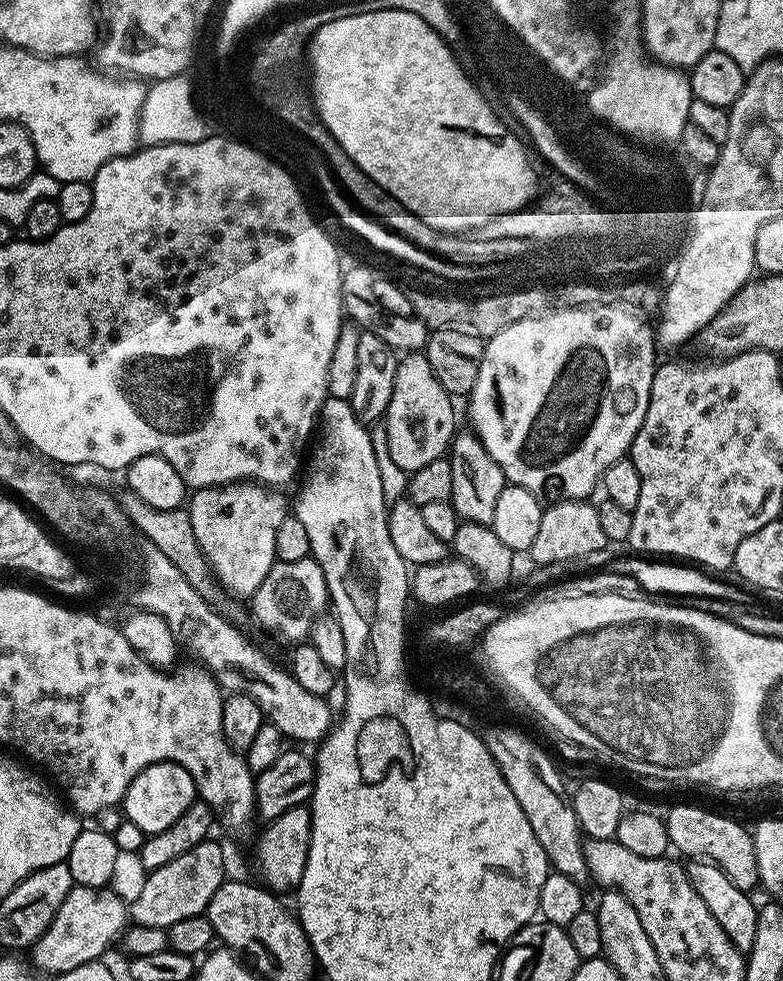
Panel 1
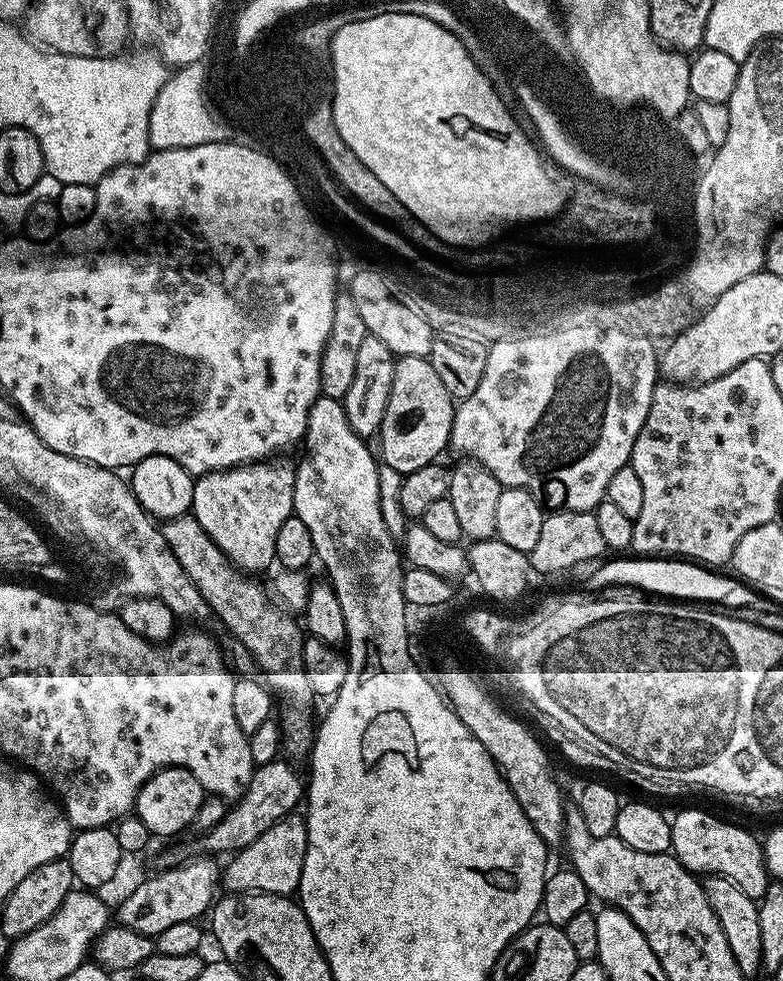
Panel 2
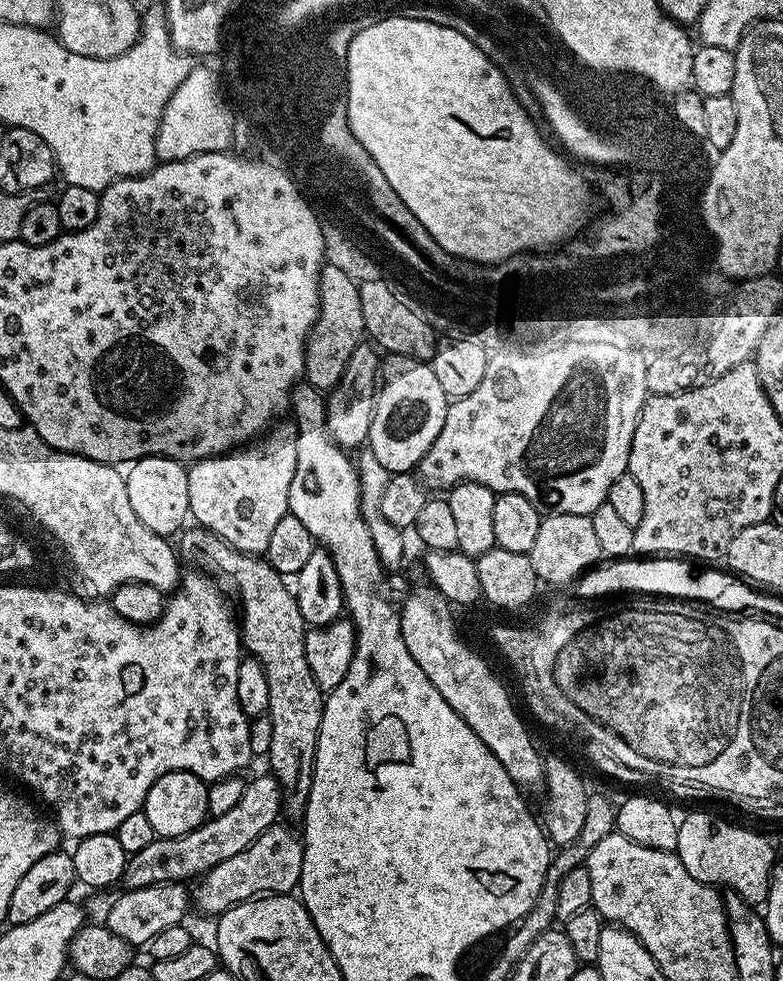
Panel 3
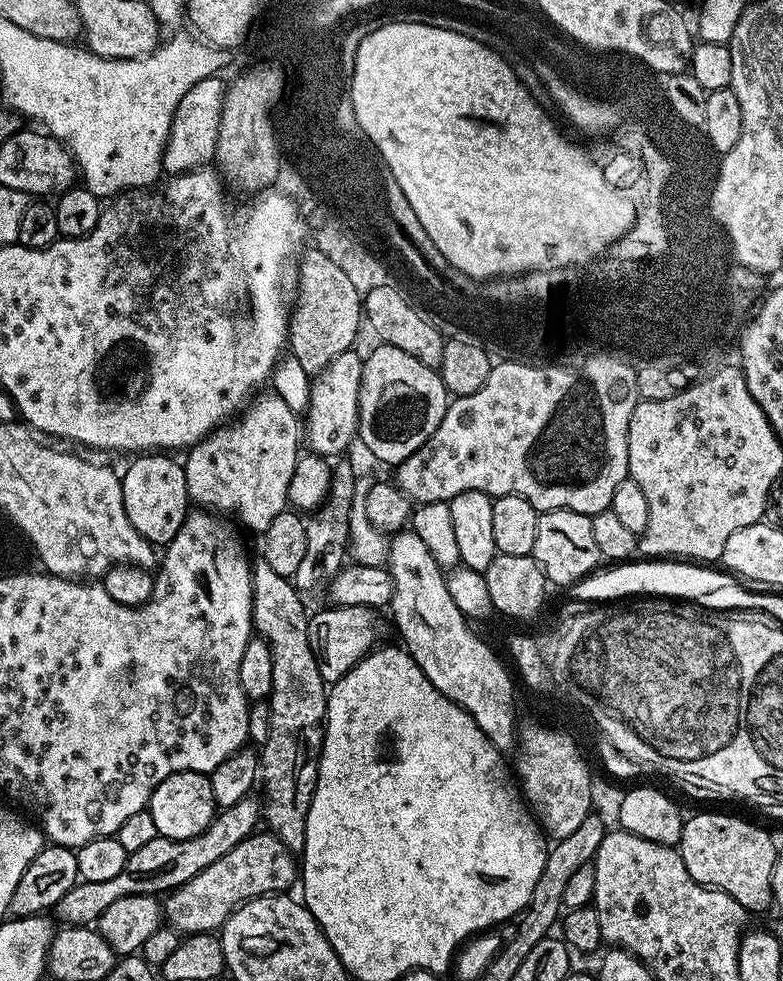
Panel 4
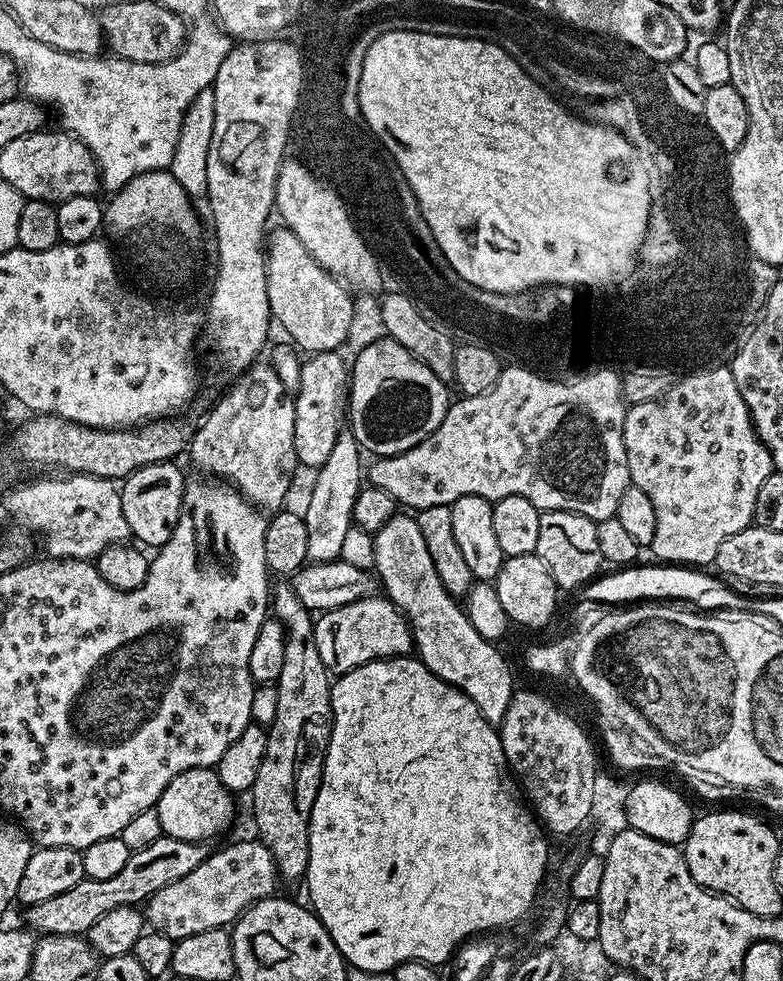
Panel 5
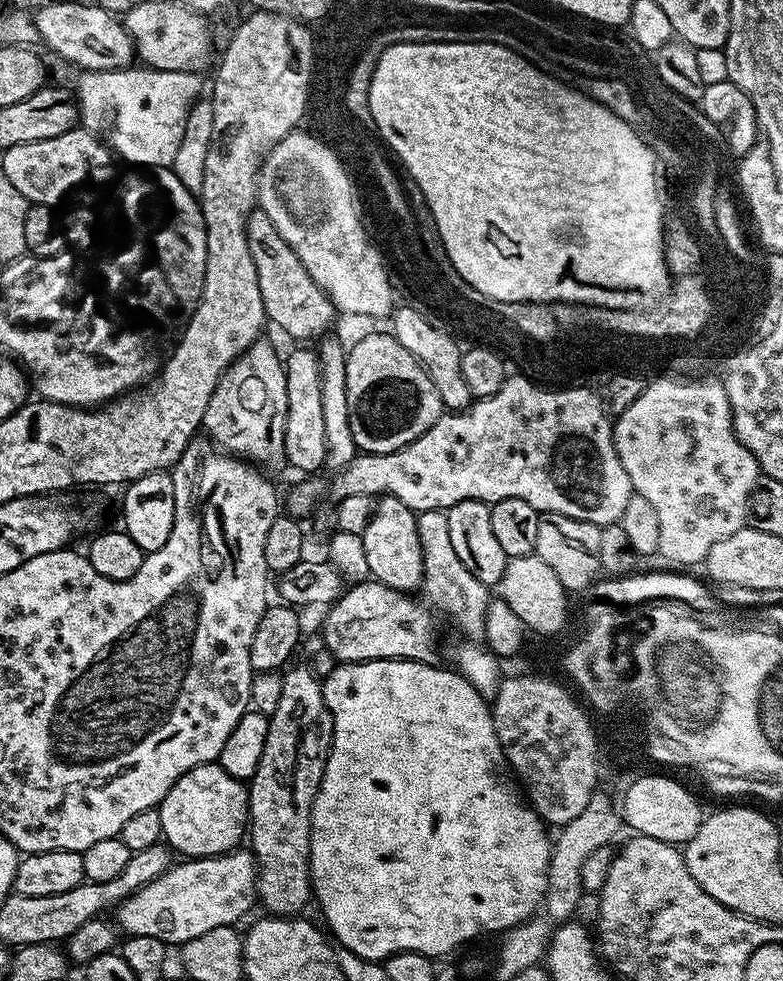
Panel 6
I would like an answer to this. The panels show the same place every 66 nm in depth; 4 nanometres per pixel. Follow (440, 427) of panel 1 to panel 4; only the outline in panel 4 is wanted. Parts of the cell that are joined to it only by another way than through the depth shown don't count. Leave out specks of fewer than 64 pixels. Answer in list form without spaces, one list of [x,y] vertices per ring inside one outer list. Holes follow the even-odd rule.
[[[383,342],[363,357],[360,383],[358,440],[384,464],[401,464],[434,434],[446,414],[450,397],[437,369],[426,366],[414,354]]]

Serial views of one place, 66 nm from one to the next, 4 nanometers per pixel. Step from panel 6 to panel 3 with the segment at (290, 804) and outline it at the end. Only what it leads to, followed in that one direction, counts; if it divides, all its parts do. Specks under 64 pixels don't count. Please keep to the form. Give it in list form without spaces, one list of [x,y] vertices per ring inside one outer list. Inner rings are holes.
[[[185,527],[178,539],[178,556],[185,565],[197,564],[200,567],[197,569],[211,577],[225,593],[236,591],[240,599],[238,623],[243,647],[251,659],[263,666],[266,686],[270,686],[266,714],[274,722],[274,735],[270,737],[266,763],[272,767],[269,768],[271,775],[280,781],[280,788],[284,792],[283,815],[299,821],[308,805],[325,693],[318,682],[314,682],[310,662],[306,662],[306,625],[302,610],[298,610],[293,589],[284,585],[287,584],[285,577],[274,571],[267,559],[238,552],[205,528]]]

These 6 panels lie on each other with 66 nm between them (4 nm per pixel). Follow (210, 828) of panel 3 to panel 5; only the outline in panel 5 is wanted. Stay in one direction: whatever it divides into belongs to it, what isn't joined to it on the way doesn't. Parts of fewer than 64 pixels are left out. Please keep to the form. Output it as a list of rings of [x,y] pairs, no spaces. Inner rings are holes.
[[[160,836],[150,846],[142,846],[142,850],[133,852],[131,858],[114,874],[114,878],[85,878],[78,886],[70,886],[70,890],[62,890],[62,894],[54,894],[54,898],[46,898],[46,902],[27,905],[27,927],[40,936],[66,934],[67,936],[84,936],[102,914],[109,910],[118,910],[118,906],[143,905],[162,886],[170,886],[170,882],[178,882],[178,878],[186,878],[190,870],[202,866],[209,856],[209,845],[195,840],[183,840],[173,836]]]

